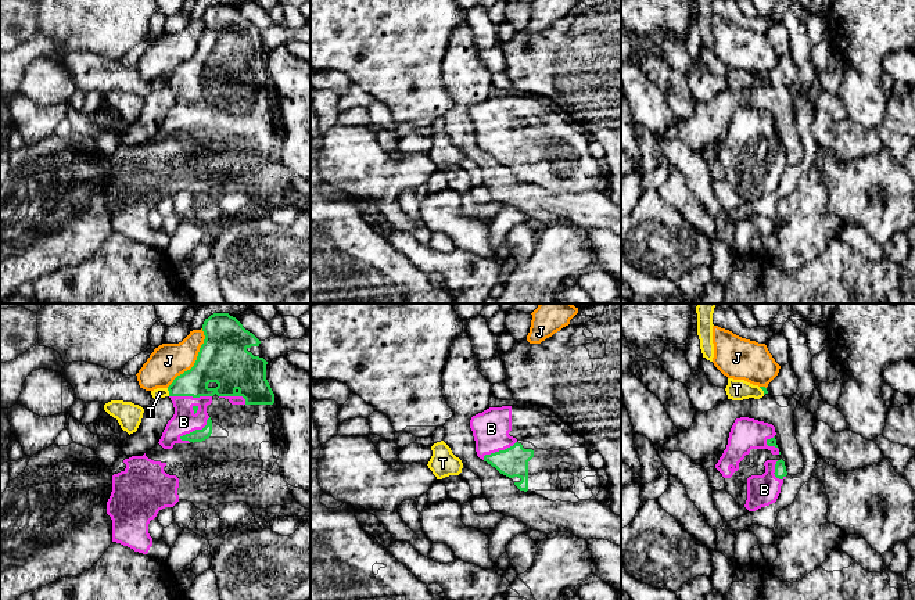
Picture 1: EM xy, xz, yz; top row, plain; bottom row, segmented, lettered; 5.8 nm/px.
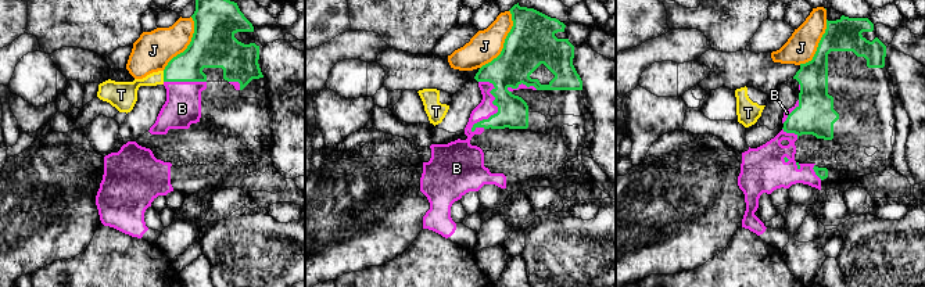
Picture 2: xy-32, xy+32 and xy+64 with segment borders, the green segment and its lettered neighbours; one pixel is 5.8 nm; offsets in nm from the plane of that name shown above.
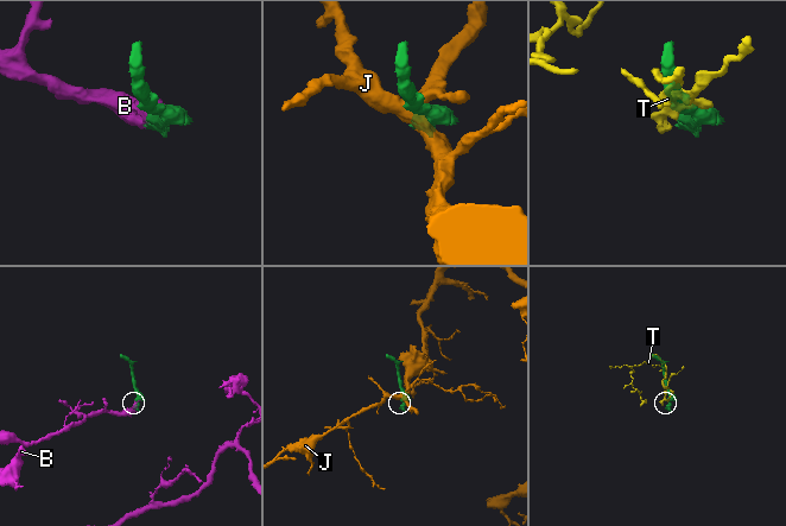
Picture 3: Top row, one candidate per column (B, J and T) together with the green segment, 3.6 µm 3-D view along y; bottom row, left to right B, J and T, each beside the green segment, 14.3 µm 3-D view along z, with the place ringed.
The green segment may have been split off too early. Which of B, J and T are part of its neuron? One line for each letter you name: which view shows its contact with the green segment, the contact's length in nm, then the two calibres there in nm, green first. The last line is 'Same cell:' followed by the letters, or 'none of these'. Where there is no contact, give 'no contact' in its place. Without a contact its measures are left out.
B: xy | 220 nm | 80/140 nm
Same cell: B

